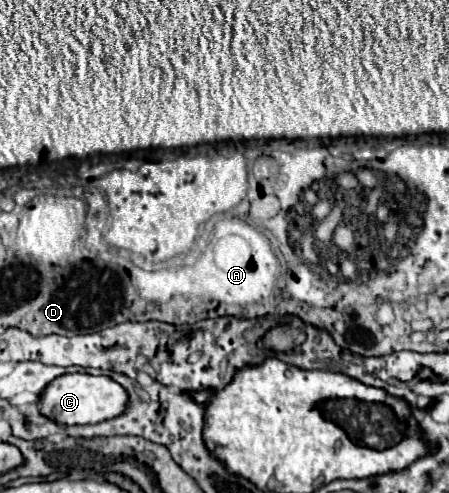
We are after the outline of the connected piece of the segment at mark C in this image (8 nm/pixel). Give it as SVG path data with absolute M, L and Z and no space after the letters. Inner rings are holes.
M62 374L54 378L40 396L40 414L70 426L70 424L98 424L102 420L114 418L124 412L128 394L108 376L90 376L90 374Z

